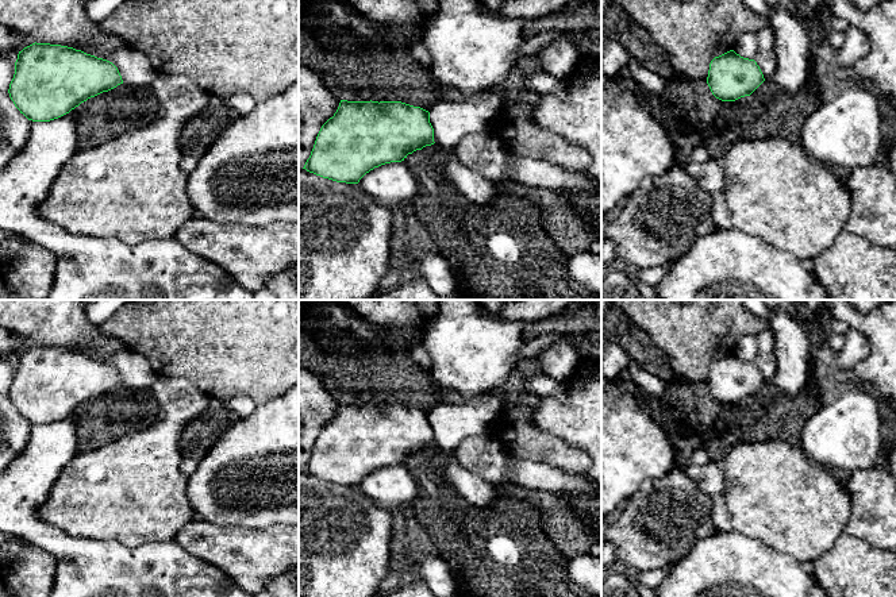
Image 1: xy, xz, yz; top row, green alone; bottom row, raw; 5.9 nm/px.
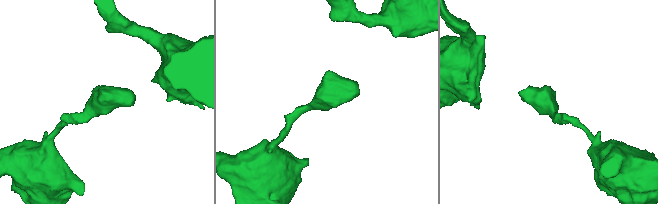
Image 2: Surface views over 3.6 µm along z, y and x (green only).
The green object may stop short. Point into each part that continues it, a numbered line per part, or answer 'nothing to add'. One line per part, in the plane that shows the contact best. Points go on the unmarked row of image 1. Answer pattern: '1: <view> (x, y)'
nothing to add

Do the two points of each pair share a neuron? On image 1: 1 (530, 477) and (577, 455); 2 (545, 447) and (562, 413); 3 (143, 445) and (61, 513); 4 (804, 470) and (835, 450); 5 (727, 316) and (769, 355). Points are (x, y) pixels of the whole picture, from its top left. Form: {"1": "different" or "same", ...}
{"1": "different", "2": "different", "3": "same", "4": "different", "5": "different"}

